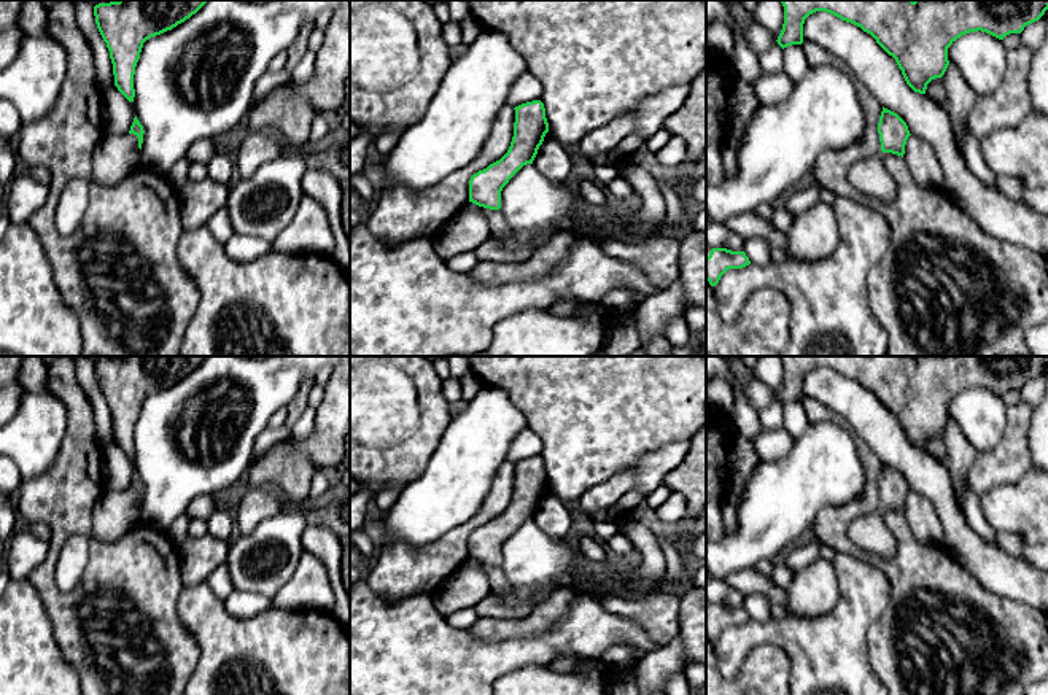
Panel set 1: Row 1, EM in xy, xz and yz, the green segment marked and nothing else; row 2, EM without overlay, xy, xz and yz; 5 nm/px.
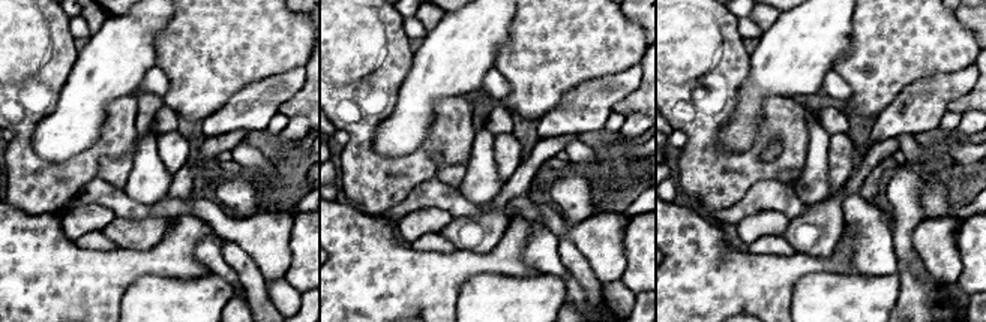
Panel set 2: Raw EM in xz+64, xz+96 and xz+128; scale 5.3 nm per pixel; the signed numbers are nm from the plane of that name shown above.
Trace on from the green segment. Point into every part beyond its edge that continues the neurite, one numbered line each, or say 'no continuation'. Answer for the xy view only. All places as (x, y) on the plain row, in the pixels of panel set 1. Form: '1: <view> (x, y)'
no continuation

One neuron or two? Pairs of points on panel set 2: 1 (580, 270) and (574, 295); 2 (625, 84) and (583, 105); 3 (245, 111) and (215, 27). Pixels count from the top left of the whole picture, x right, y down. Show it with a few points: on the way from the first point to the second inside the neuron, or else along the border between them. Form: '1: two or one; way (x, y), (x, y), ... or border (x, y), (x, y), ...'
1: two; border (571, 273), (583, 286), (589, 306)
2: one; way (614, 87), (593, 101)
3: two; border (270, 75), (239, 89), (213, 114)

